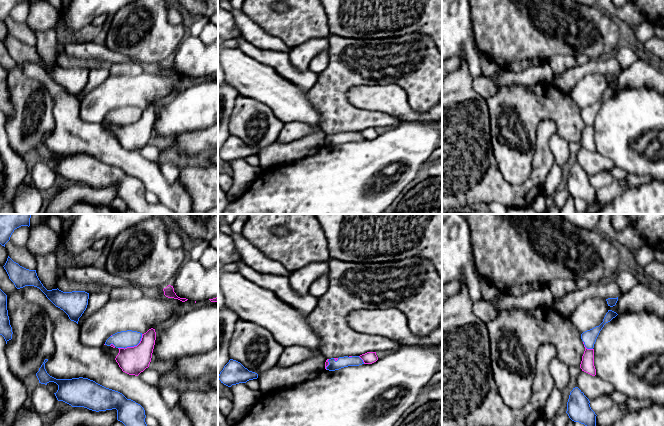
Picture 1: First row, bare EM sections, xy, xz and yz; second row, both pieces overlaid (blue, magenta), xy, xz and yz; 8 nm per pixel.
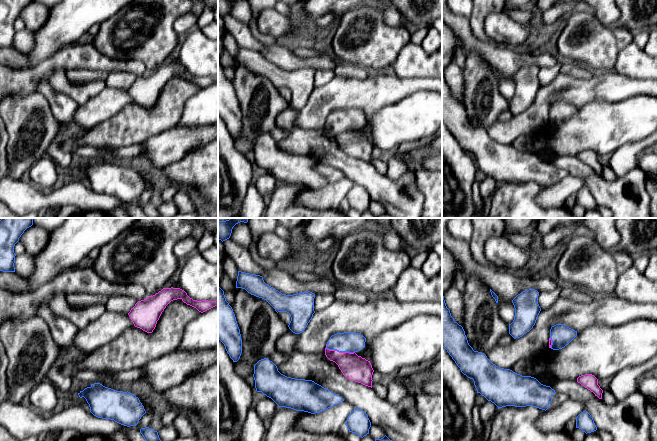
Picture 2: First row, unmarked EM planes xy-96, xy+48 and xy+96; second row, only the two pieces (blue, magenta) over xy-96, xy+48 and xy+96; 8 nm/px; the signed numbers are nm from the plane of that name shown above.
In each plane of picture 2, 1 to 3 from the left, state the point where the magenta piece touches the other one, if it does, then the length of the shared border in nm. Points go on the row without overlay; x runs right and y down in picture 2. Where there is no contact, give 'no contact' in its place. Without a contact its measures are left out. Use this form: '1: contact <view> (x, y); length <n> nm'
1: no contact
2: contact xy+48 (339, 127); length 240 nm
3: contact xy+96 (552, 118); length 90 nm

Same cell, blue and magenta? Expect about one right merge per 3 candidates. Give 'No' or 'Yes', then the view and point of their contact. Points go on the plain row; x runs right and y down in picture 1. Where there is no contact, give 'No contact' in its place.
No. Touches blue at xy (132, 122)

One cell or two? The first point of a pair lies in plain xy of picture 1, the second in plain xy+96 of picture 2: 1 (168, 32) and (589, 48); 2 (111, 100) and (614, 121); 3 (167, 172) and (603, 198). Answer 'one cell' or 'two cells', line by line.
1: one cell
2: two cells
3: two cells

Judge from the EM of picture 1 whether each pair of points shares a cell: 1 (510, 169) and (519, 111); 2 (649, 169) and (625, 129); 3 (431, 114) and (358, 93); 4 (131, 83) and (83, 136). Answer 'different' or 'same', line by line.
1: same
2: same
3: same
4: different

